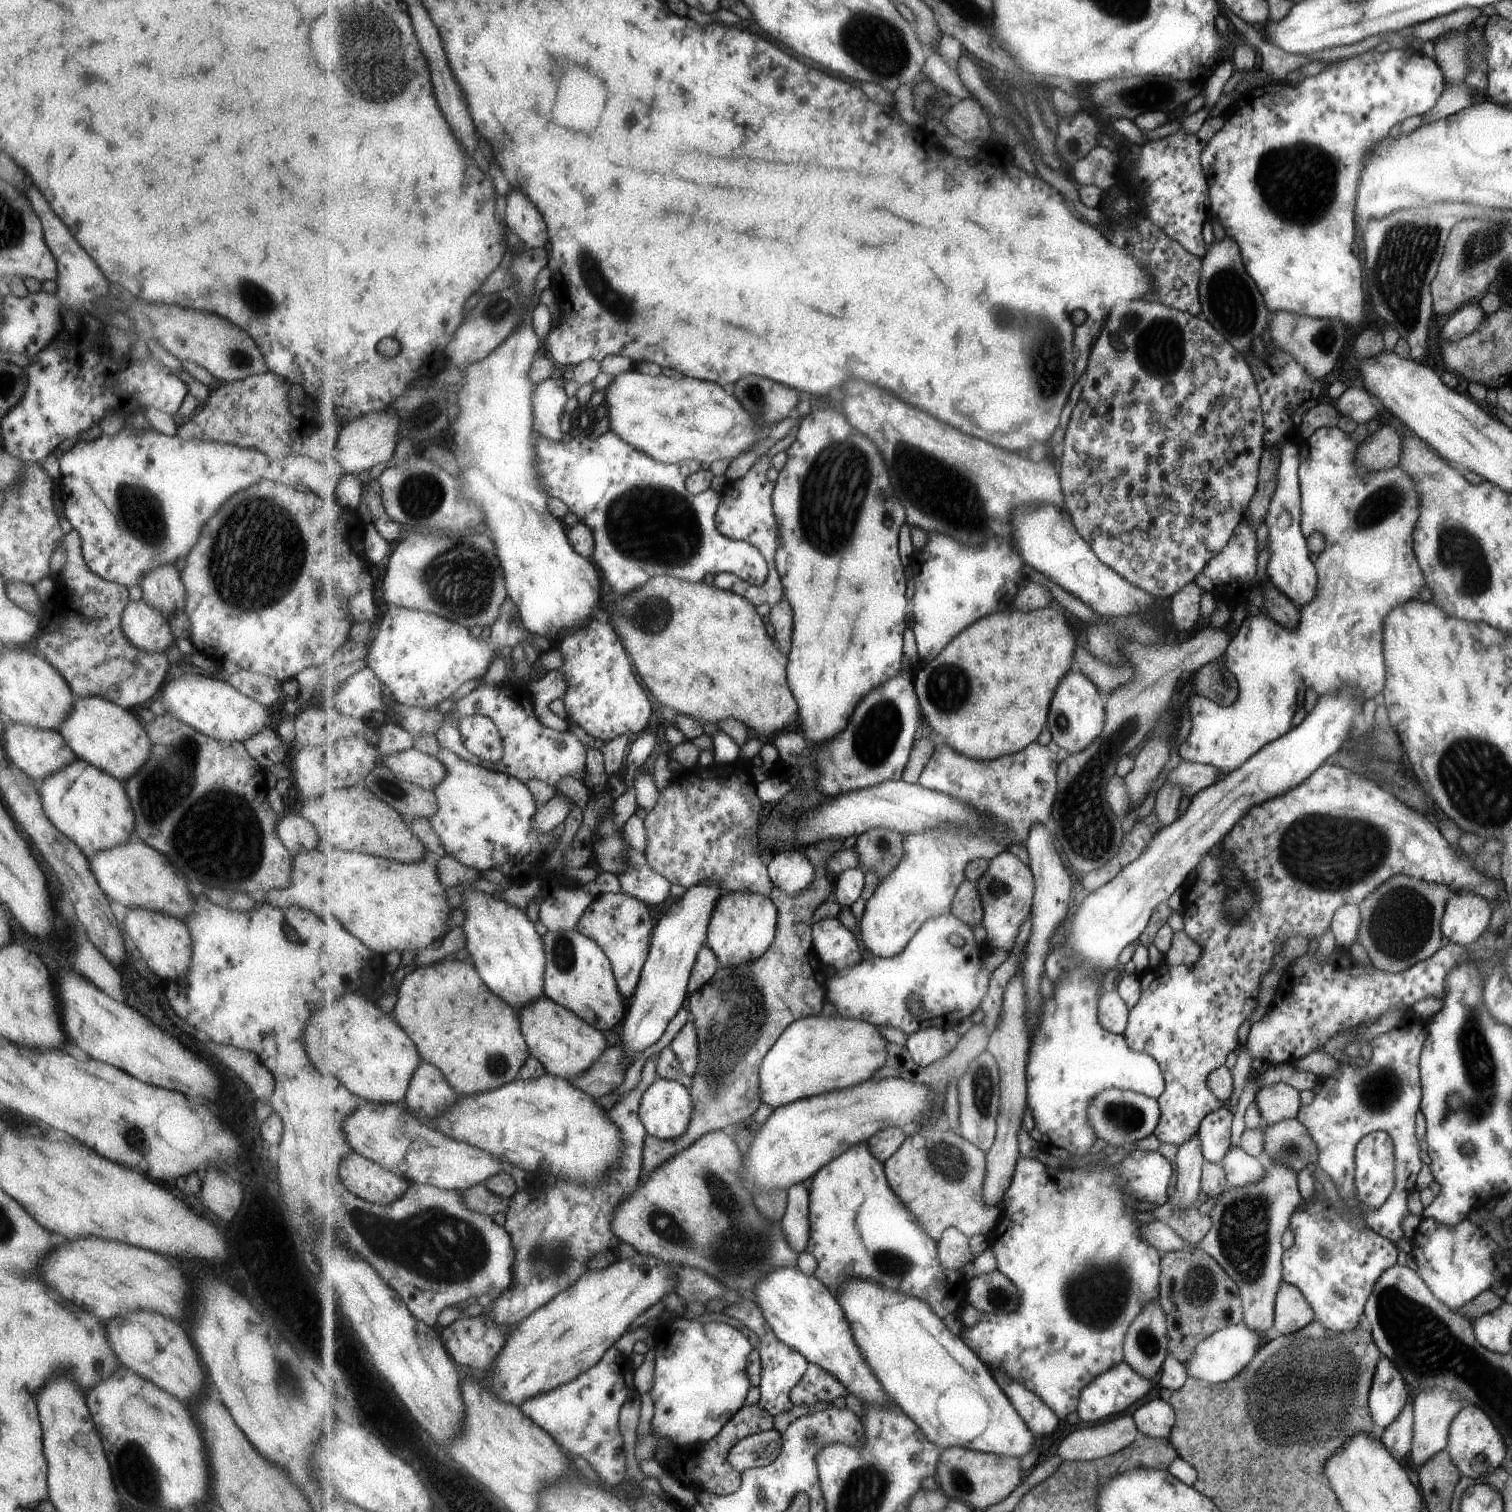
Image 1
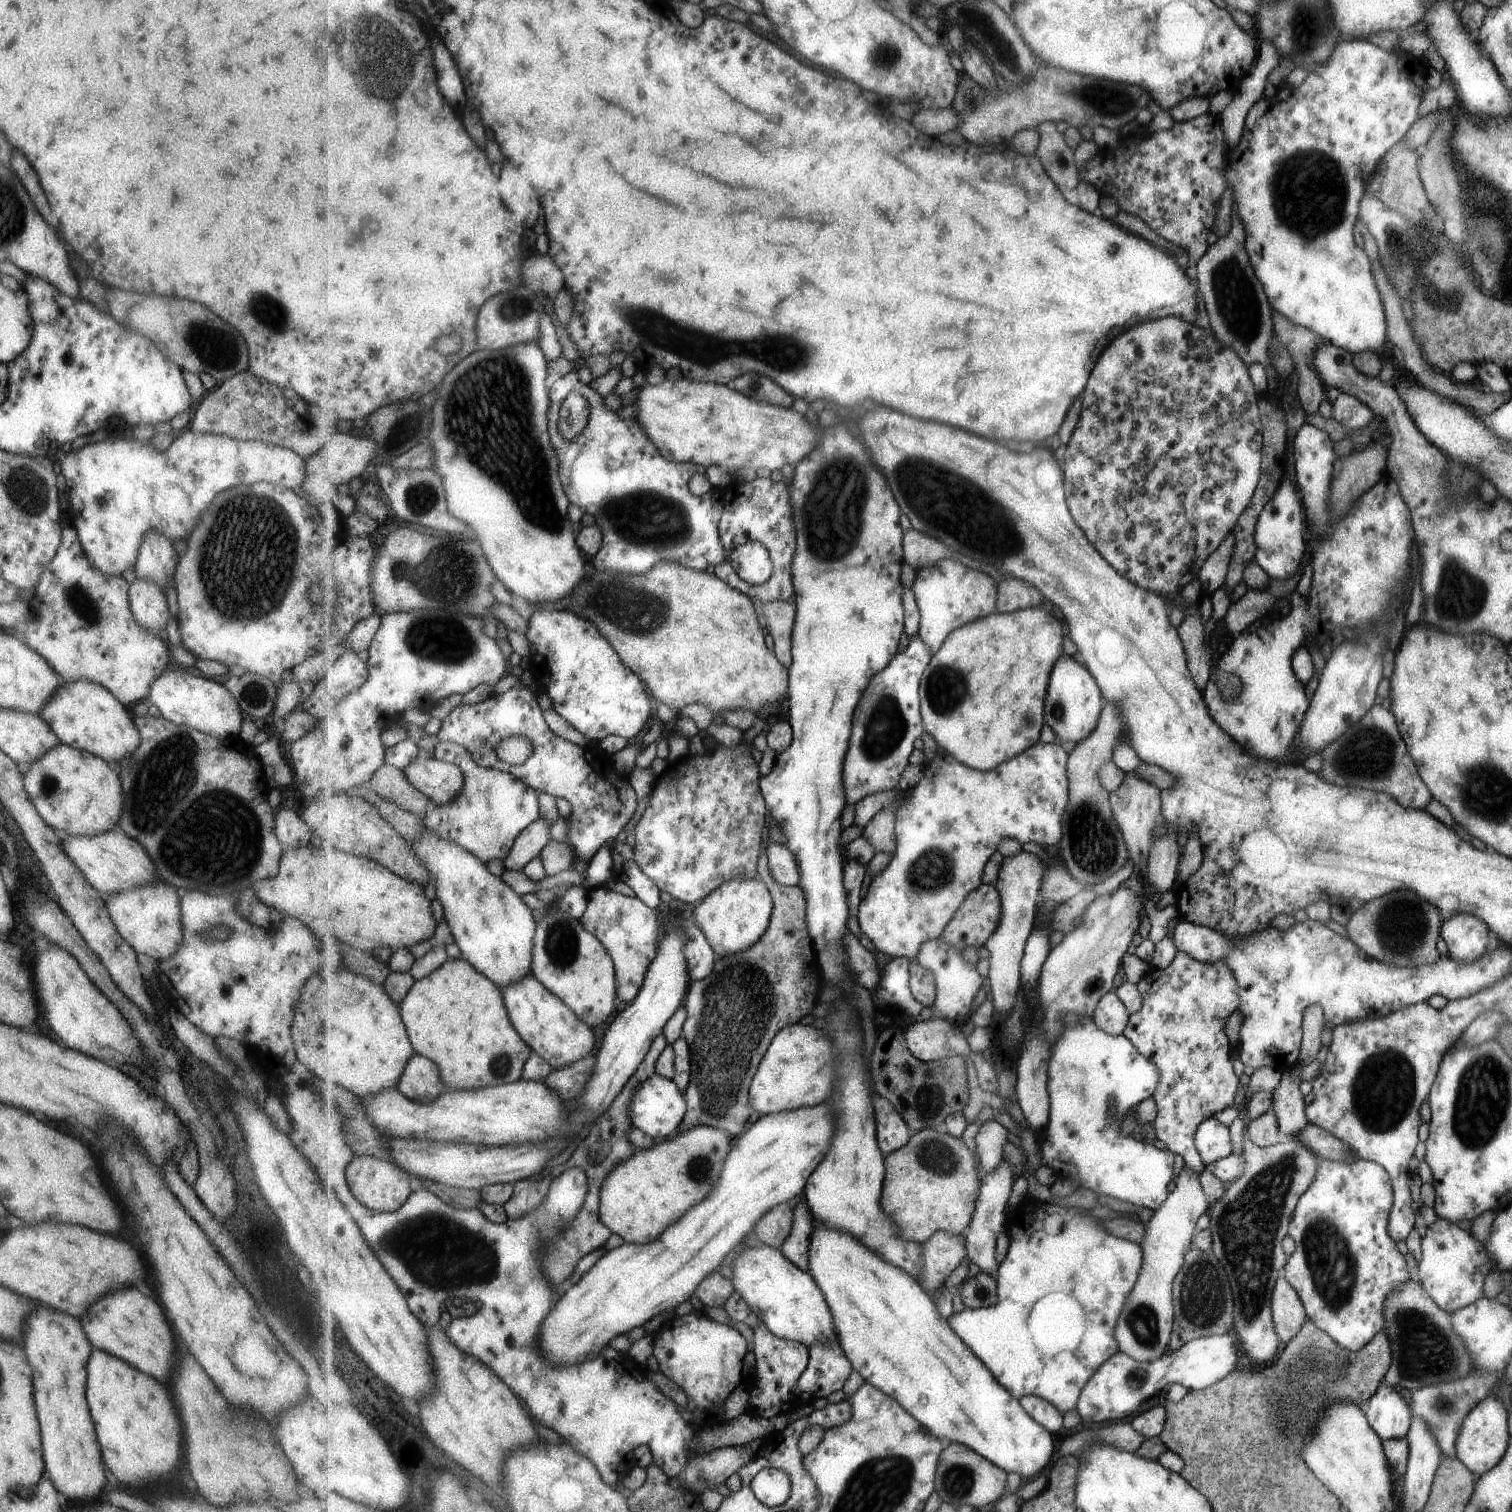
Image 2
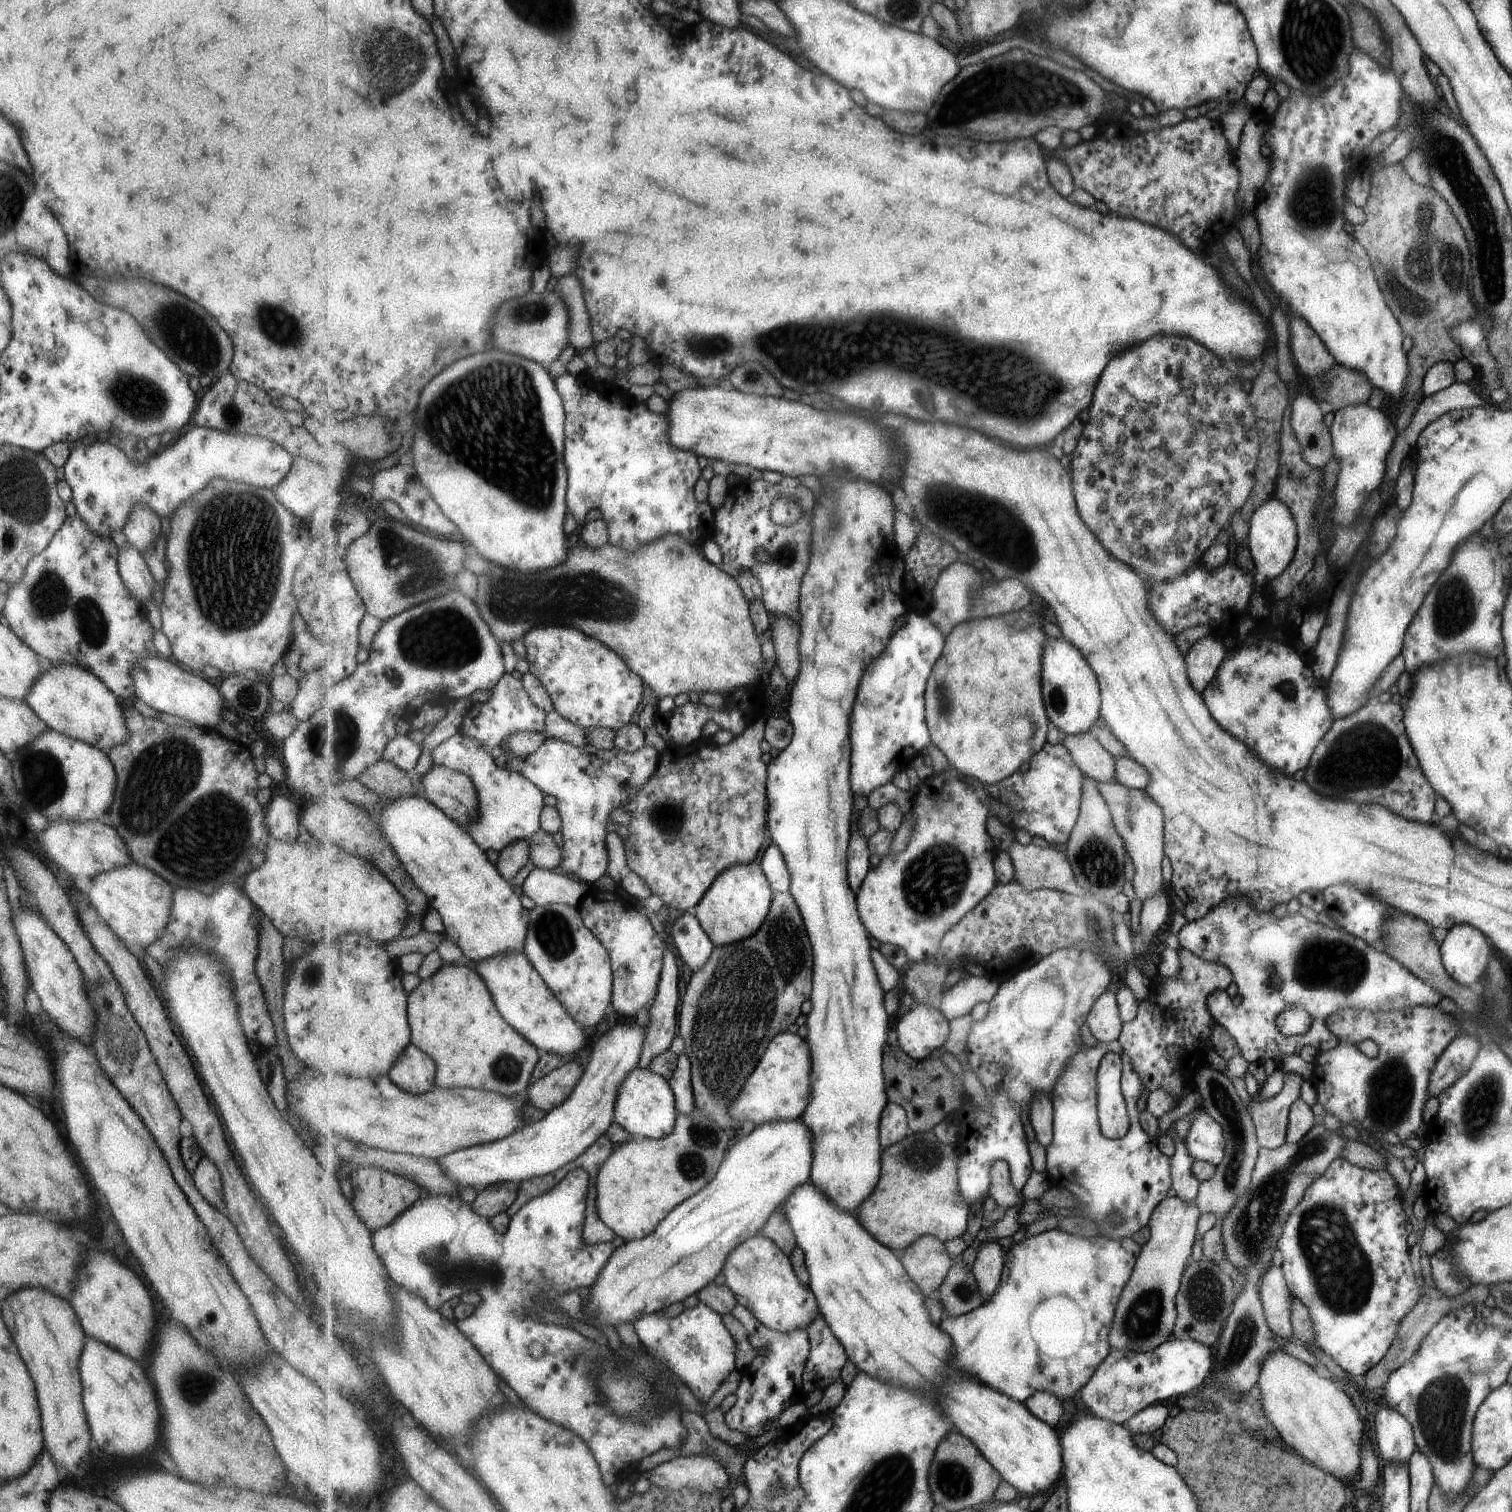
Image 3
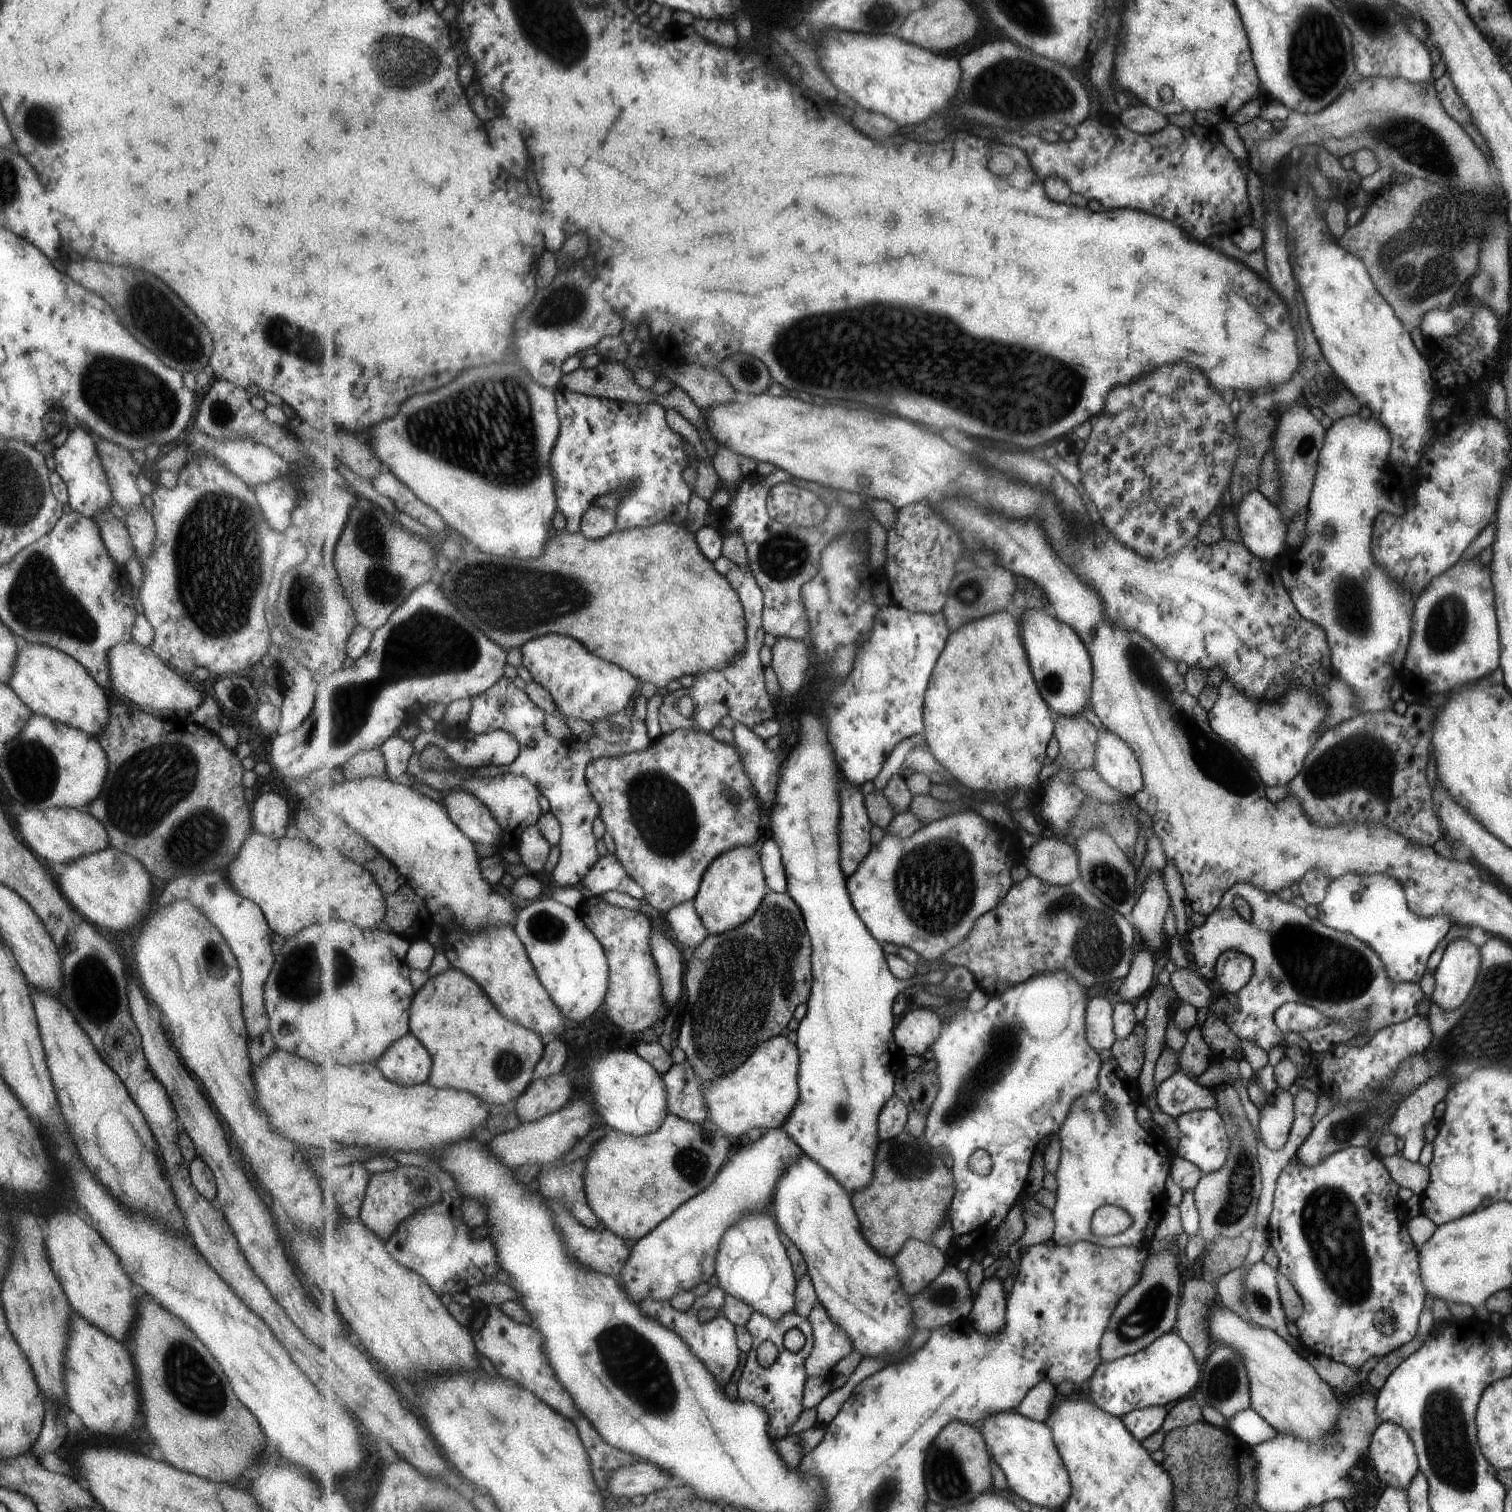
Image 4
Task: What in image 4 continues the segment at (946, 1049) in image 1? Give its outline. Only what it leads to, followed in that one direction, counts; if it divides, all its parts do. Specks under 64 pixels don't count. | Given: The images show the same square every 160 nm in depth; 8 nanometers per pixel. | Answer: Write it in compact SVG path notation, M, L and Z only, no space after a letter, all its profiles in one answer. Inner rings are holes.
M921 1006L905 1014L895 1029L897 1044L905 1058L911 1054L921 1056L938 1040L942 1033L943 1019L931 1008Z

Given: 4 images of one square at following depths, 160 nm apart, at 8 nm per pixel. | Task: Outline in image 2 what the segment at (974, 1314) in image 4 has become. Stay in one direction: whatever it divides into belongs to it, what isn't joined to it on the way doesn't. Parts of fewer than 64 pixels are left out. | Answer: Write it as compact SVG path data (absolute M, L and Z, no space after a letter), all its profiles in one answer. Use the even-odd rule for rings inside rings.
M1007 1158L991 1174L984 1173L982 1177L978 1207L974 1213L974 1220L971 1222L969 1233L966 1236L966 1244L972 1264L977 1265L983 1273L989 1274L989 1276L997 1276L1002 1263L997 1262L995 1246L997 1246L997 1236L1006 1233L1008 1228L1005 1210L1007 1210L1007 1202L1011 1198L1011 1190L1013 1190L1013 1184L1015 1184L1017 1177L1015 1162L1007 1162Z

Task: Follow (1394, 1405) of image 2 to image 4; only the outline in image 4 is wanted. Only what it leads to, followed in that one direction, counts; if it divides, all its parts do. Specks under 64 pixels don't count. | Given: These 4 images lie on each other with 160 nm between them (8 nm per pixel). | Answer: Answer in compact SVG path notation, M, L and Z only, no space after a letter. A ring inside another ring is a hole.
M1391 1421L1379 1422L1375 1427L1369 1444L1370 1466L1375 1470L1377 1480L1385 1482L1390 1487L1408 1487L1411 1477L1418 1470L1418 1462L1413 1443L1404 1428Z

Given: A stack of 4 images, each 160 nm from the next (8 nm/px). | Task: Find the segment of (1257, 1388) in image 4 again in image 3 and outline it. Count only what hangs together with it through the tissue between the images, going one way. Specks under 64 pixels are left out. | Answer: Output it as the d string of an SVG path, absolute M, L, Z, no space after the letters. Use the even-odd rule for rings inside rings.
M1275 1351L1263 1362L1256 1385L1260 1390L1264 1415L1272 1422L1283 1444L1304 1457L1305 1461L1340 1481L1355 1476L1355 1470L1359 1470L1359 1462L1361 1462L1360 1448L1364 1438L1364 1424L1350 1396L1338 1382L1319 1378L1312 1367L1304 1362L1290 1357L1287 1353Z

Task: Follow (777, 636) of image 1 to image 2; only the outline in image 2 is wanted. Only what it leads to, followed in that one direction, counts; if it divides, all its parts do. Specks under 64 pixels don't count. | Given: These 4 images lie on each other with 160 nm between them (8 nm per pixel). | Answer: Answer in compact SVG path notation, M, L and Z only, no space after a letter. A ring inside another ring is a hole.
M787 600L787 602L755 601L761 603L756 607L761 607L766 617L767 630L773 638L774 652L783 666L789 670L793 664L792 640L797 616L796 602L795 600Z

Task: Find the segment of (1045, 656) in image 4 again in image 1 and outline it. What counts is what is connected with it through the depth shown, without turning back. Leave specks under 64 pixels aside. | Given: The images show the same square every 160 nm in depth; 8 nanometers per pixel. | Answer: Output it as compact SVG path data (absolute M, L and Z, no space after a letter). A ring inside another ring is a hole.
M1074 669L1057 686L1057 692L1048 717L1048 730L1052 733L1053 746L1062 748L1069 754L1081 753L1102 733L1106 722L1106 702L1099 689L1084 673Z

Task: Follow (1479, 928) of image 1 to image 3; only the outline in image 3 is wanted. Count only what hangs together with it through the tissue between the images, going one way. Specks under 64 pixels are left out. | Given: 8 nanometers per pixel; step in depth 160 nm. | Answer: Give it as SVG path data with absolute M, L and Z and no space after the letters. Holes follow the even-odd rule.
M1469 923L1453 925L1440 945L1440 957L1445 972L1459 984L1477 985L1489 958L1487 937Z

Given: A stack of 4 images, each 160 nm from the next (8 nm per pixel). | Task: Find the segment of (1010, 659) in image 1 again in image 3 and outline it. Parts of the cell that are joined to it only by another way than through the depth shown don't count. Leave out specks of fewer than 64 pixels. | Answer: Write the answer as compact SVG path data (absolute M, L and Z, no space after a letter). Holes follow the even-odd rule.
M1011 611L994 617L974 617L956 626L946 636L947 646L926 688L926 717L933 744L937 745L959 768L961 774L971 774L988 785L995 784L1031 760L1045 745L1050 720L1043 702L1043 648L1049 634L1043 632L1043 622L1035 614Z

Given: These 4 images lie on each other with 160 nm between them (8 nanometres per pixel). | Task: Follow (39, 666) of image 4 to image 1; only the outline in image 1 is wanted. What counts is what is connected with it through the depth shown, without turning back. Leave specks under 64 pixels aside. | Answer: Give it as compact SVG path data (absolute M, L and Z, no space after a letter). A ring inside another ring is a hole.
M76 696L71 712L57 728L63 742L77 759L107 772L117 781L125 782L147 762L151 744L139 720L127 709L104 700L101 696Z

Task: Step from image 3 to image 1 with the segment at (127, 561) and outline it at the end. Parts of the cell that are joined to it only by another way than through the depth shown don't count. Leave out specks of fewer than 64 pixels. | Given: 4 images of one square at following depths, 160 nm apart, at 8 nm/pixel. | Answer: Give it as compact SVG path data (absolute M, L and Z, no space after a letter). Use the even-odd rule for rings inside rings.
M143 600L129 602L120 615L123 636L141 650L163 652L174 642L169 620Z

